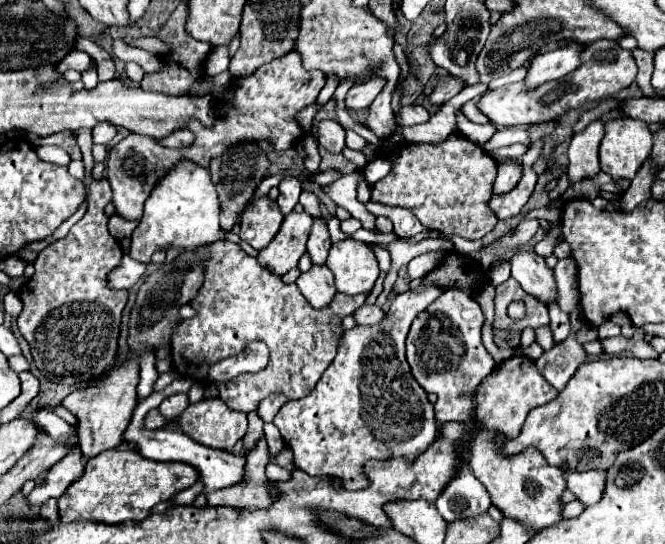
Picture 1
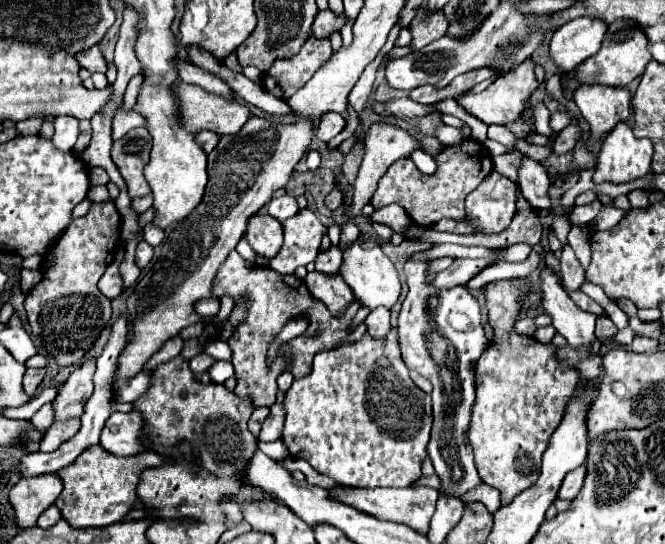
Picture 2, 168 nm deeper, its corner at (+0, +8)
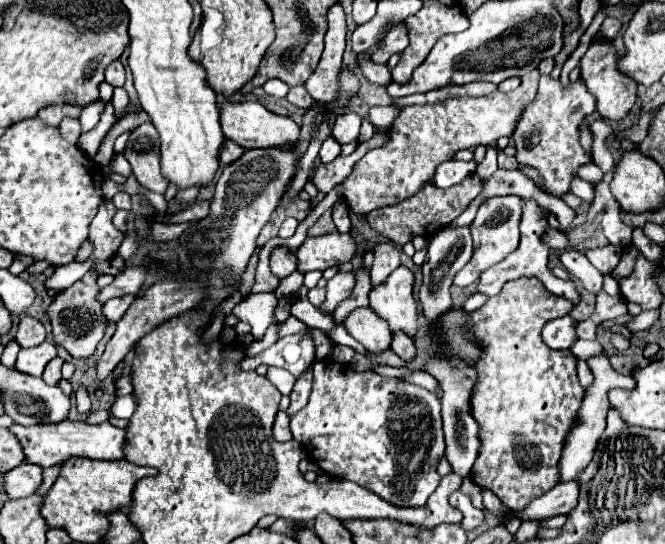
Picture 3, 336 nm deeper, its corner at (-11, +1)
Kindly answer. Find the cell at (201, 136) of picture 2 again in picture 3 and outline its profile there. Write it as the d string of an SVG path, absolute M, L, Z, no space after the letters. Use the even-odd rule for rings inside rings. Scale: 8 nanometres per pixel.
M227 140L225 146L223 146L223 152L221 152L221 166L239 160L243 154L245 154L245 148L241 148L241 146L237 146L235 142Z

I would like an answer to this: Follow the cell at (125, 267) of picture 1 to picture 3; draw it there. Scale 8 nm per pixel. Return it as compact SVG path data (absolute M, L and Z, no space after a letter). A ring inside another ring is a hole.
M135 296L111 298L111 300L103 306L103 316L107 318L107 322L119 322L119 320L123 318L123 314L127 312L127 308L131 306L133 300L135 300Z

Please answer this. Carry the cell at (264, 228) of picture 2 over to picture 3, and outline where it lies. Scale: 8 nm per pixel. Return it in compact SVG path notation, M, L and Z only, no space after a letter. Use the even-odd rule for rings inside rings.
M275 248L271 252L271 272L277 278L287 278L291 272L297 270L297 258L295 254L283 250L283 248Z

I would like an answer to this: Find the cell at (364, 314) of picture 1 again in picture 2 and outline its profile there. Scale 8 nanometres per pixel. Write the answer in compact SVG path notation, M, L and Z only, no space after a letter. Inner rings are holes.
M378 307L376 311L370 311L364 323L372 337L384 337L390 329L390 311L386 307Z

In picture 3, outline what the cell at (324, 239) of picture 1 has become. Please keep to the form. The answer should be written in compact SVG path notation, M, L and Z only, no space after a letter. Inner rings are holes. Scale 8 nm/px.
M337 272L329 282L327 282L327 300L319 308L325 314L331 314L335 306L343 300L349 298L355 288L355 276L351 272Z

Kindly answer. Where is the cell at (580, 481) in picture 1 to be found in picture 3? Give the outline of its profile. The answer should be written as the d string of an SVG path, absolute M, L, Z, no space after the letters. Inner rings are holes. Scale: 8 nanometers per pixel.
M577 480L559 482L541 498L531 500L529 506L525 506L523 510L513 512L513 516L519 518L521 522L527 522L527 520L545 520L559 514L567 514L577 506L577 494L579 494Z

